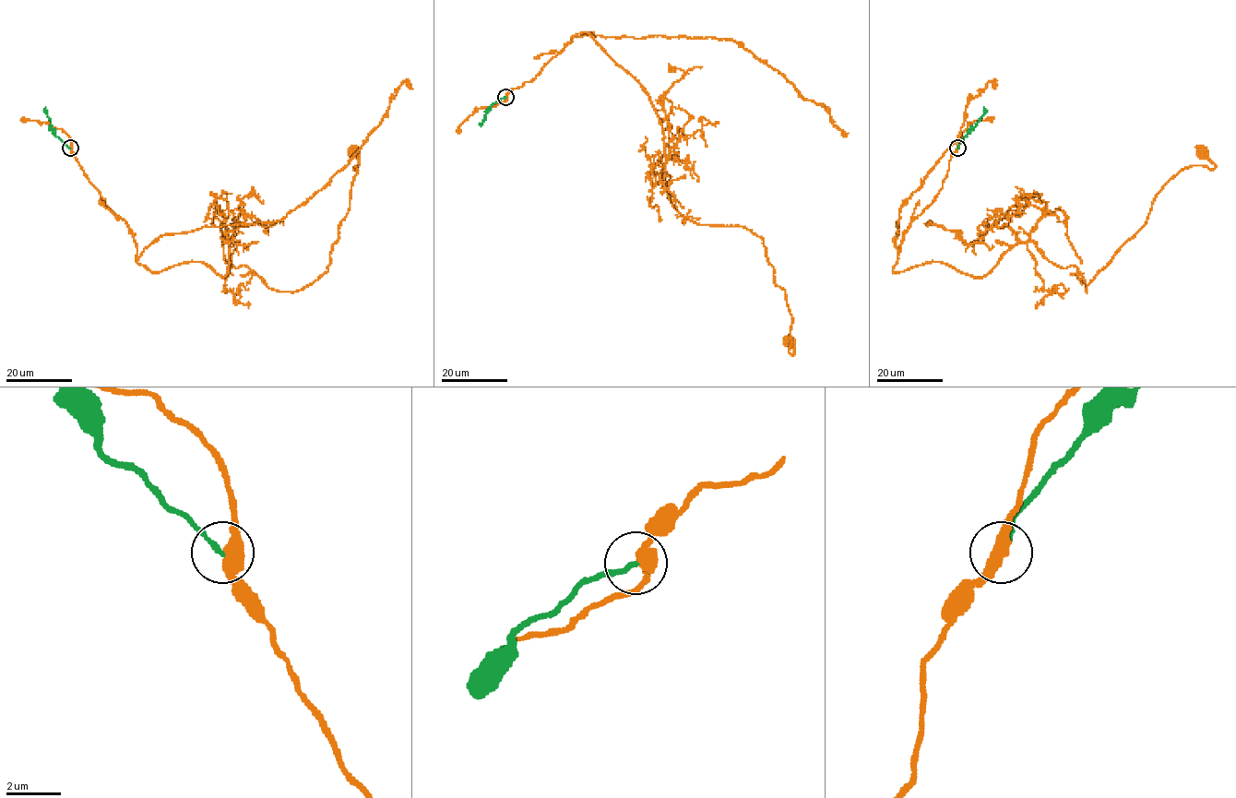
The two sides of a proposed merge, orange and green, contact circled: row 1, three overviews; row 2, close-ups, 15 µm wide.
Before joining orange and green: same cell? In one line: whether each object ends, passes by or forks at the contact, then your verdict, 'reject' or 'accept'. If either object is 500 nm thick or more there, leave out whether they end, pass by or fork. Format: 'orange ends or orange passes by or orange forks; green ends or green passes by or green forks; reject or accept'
orange passes by; green ends; reject

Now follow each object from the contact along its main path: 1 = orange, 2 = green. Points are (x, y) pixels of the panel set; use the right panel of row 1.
1: (957, 148), (894, 273), (940, 262), (983, 277), (1033, 241), (1087, 291), (1162, 186), (1215, 167), (1202, 153)
2: (957, 148), (983, 113), (984, 107)

